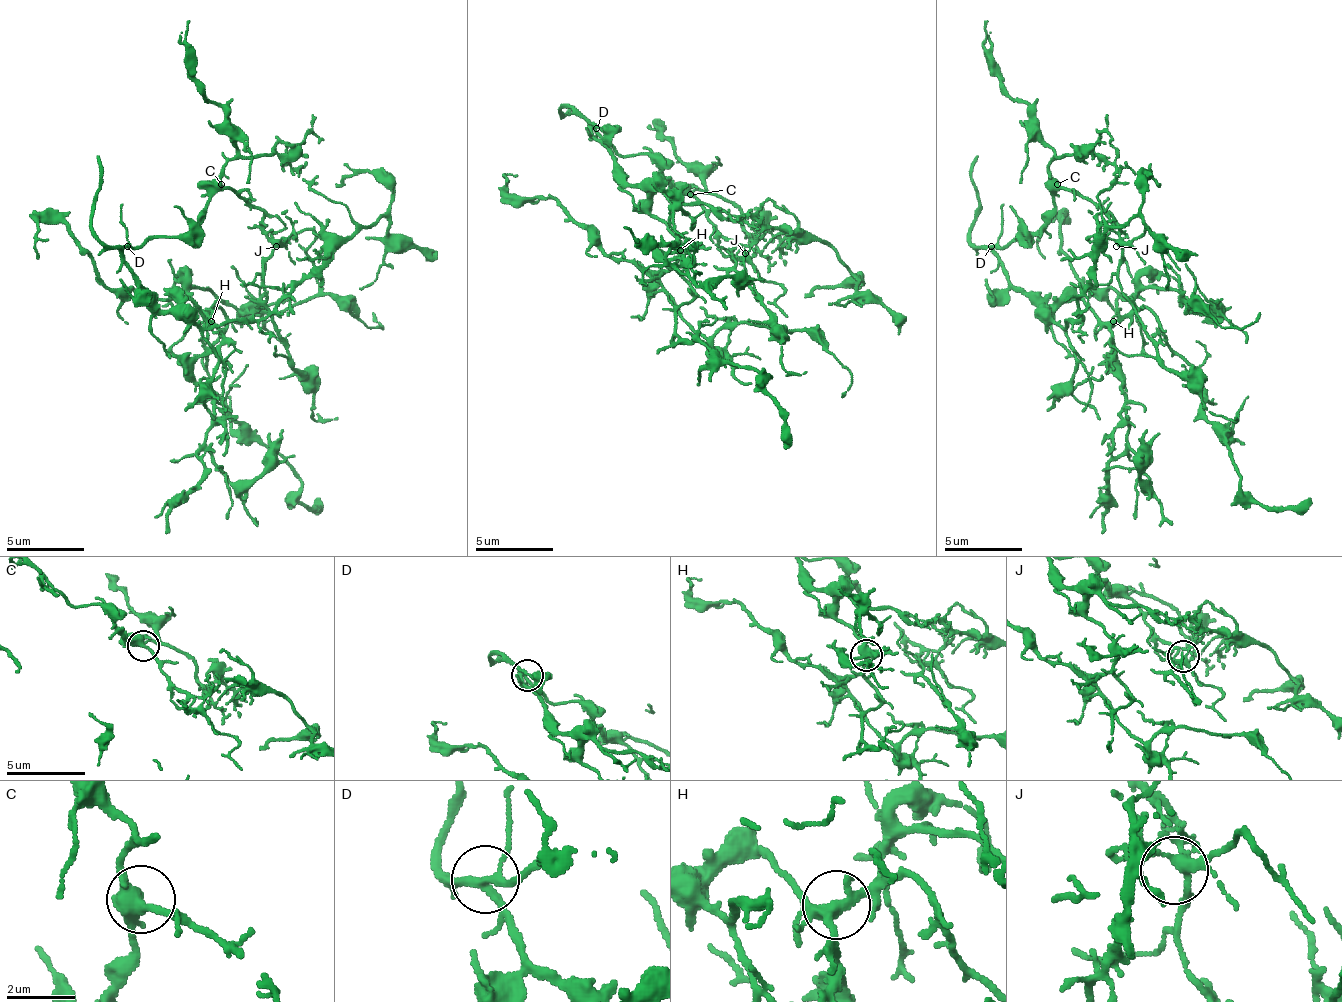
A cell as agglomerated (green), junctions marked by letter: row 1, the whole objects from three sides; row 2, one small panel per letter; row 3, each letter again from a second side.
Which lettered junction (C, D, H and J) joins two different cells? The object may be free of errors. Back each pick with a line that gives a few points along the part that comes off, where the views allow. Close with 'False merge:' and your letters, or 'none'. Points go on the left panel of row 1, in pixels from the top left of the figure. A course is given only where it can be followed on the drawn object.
False merge: none

